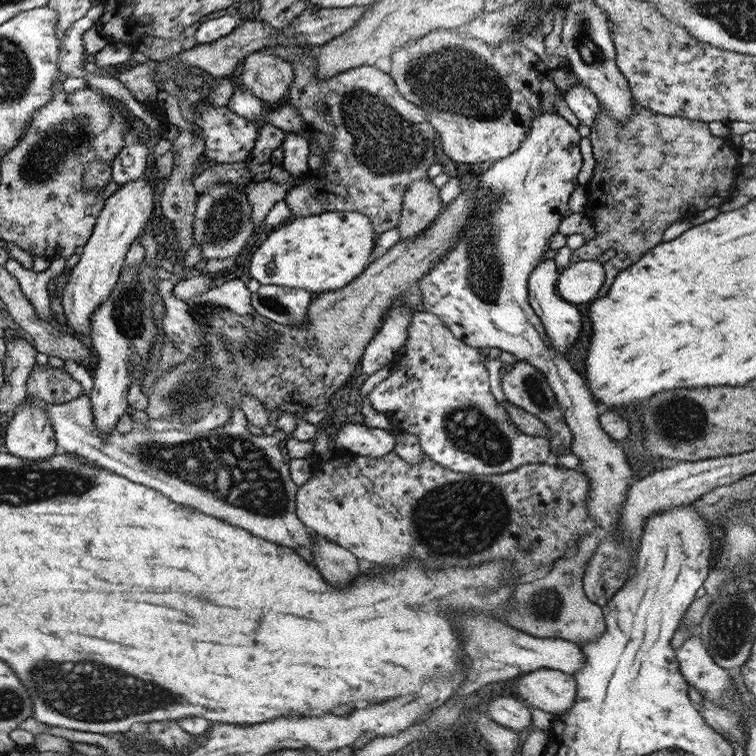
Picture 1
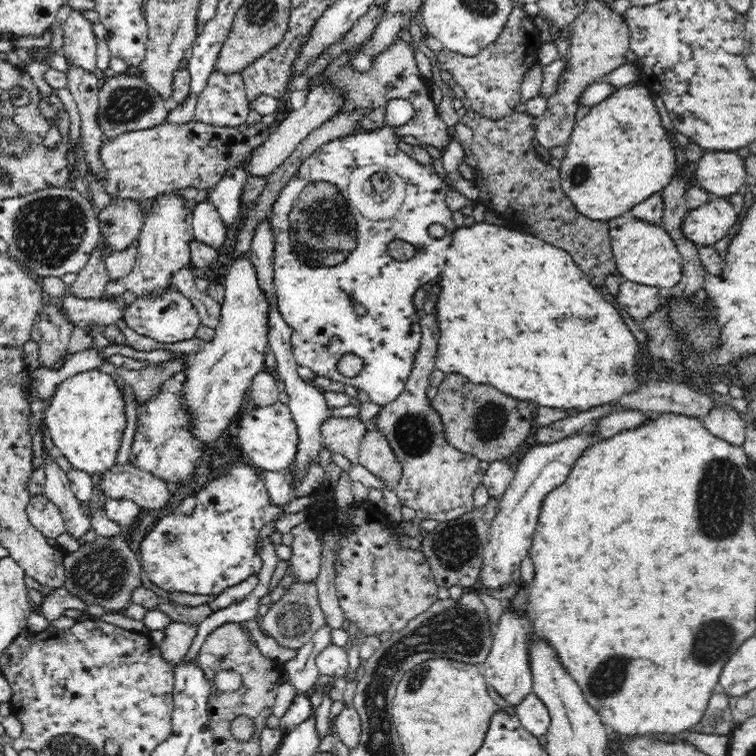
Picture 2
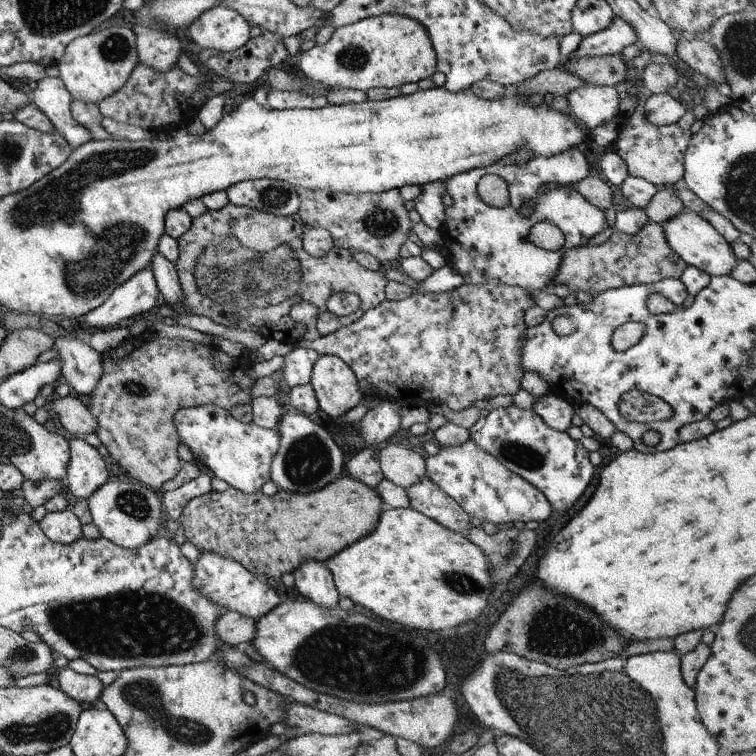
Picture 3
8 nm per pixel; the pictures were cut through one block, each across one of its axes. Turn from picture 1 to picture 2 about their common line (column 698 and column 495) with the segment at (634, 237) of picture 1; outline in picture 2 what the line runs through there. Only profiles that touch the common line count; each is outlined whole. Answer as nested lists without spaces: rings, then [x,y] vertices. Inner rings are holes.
[[[470,110],[460,122],[473,130],[474,141],[469,149],[476,160],[478,200],[488,210],[500,212],[513,222],[526,222],[534,236],[568,251],[595,287],[604,285],[606,274],[619,274],[611,251],[607,222],[592,220],[576,210],[563,191],[560,171],[538,159],[532,146],[535,118],[526,113],[513,113],[501,120],[487,120]]]

